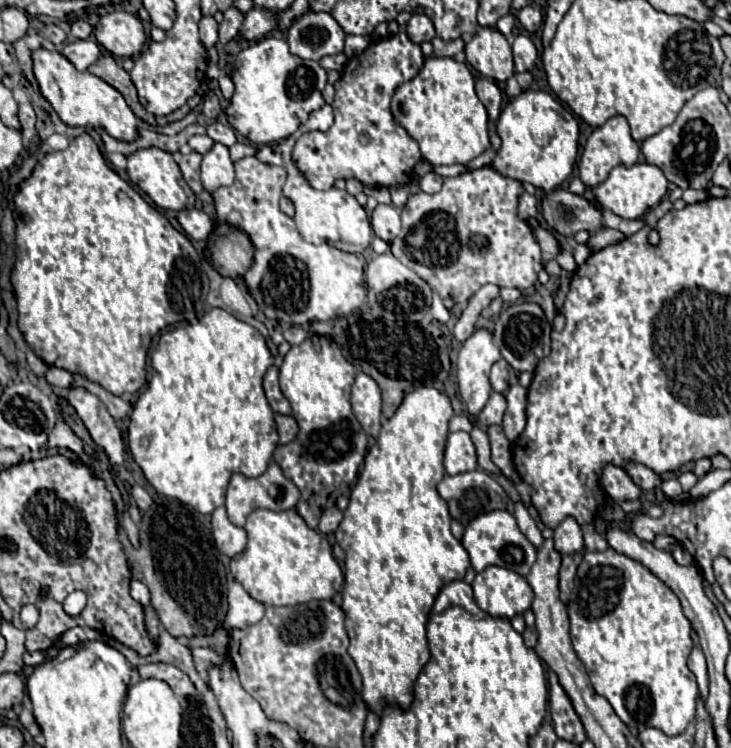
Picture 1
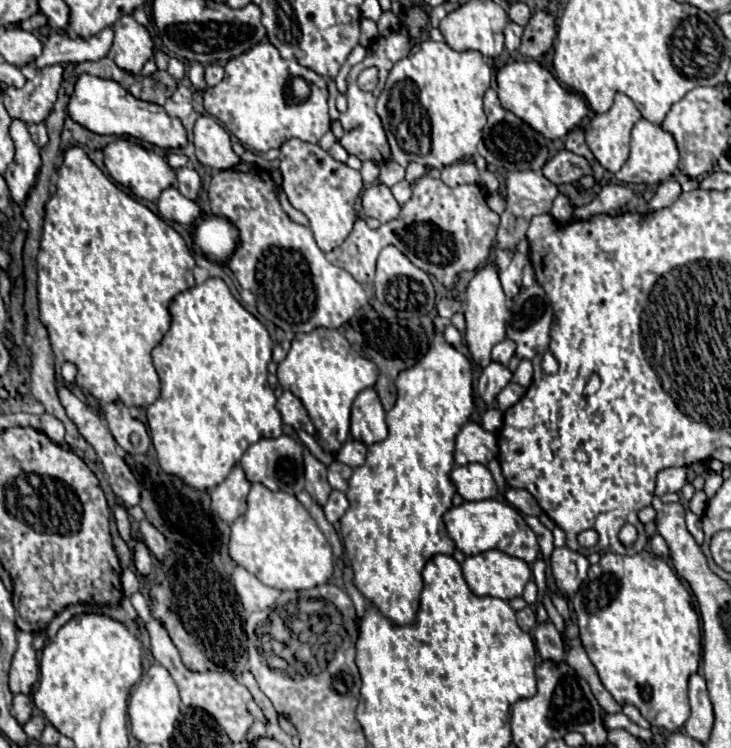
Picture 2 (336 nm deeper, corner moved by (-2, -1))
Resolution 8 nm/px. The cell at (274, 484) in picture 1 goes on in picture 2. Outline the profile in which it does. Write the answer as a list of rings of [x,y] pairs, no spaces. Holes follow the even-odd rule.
[[[282,434],[280,438],[264,438],[256,444],[252,444],[242,460],[240,466],[248,478],[250,484],[264,484],[266,488],[270,488],[272,492],[280,490],[280,492],[288,492],[288,494],[298,494],[304,490],[304,460],[302,460],[302,452],[304,452],[304,444]]]

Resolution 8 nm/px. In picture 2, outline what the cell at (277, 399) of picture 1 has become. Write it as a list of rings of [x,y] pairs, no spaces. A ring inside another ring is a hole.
[[[284,390],[282,396],[278,398],[276,402],[276,408],[278,412],[282,414],[282,420],[284,424],[292,426],[296,432],[302,430],[302,432],[308,432],[308,434],[314,434],[314,426],[312,426],[312,420],[306,412],[306,408],[302,406],[302,402],[290,392],[290,390]]]

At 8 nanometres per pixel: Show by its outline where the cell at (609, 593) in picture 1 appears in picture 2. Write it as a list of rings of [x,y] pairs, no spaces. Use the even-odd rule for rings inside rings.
[[[642,550],[634,556],[602,554],[600,562],[590,566],[586,582],[572,596],[576,624],[580,628],[582,646],[596,666],[604,688],[618,704],[634,704],[640,714],[656,728],[674,732],[684,726],[690,716],[688,676],[698,670],[702,658],[700,620],[692,608],[692,596],[680,582],[676,572],[662,560]]]

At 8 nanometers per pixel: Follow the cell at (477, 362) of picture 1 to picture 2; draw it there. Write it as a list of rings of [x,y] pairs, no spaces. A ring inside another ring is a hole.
[[[486,264],[484,268],[480,268],[480,272],[476,272],[474,278],[470,280],[468,290],[466,290],[464,316],[466,316],[464,336],[466,336],[466,346],[470,350],[470,356],[472,356],[476,366],[486,368],[490,364],[492,346],[496,346],[498,342],[502,342],[506,338],[504,326],[506,326],[506,318],[508,318],[506,296],[504,296],[504,290],[500,286],[498,270],[494,268],[494,264]]]

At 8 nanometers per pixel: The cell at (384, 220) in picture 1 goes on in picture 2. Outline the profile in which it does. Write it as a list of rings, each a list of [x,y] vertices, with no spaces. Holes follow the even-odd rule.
[[[384,184],[368,186],[362,192],[362,206],[364,216],[376,218],[380,222],[390,222],[400,214],[400,204],[392,196],[390,188],[384,188]]]

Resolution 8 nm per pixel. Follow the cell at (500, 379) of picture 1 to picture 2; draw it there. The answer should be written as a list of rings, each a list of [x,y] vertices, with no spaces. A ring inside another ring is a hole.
[[[502,340],[500,344],[496,344],[496,348],[492,350],[492,360],[494,362],[500,362],[502,366],[508,366],[508,362],[510,362],[510,358],[514,356],[514,348],[516,348],[516,344],[512,344],[512,340]]]

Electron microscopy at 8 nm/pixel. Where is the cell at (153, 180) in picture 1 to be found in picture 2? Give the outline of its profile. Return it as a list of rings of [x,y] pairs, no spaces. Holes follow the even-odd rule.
[[[116,140],[114,144],[108,144],[104,148],[104,166],[118,184],[130,188],[132,194],[136,194],[138,198],[152,200],[152,202],[158,200],[158,196],[176,182],[176,172],[170,168],[170,164],[162,156],[142,148],[132,140]]]

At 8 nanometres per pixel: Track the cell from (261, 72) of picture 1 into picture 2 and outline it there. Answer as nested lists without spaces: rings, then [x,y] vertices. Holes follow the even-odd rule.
[[[260,42],[248,52],[232,58],[224,70],[224,80],[218,86],[204,90],[204,108],[208,114],[216,116],[230,134],[256,152],[280,148],[292,136],[318,136],[300,138],[306,142],[318,142],[330,130],[332,120],[328,116],[326,78],[300,66],[296,60],[292,60],[290,68],[290,60],[284,60],[270,42]],[[294,76],[302,76],[310,84],[310,96],[306,100],[294,100],[294,96],[286,92],[286,84]]]

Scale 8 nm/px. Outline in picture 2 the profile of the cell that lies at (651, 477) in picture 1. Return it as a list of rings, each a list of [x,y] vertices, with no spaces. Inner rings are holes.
[[[666,468],[658,474],[656,496],[662,496],[666,492],[680,492],[684,484],[686,484],[686,468]]]

